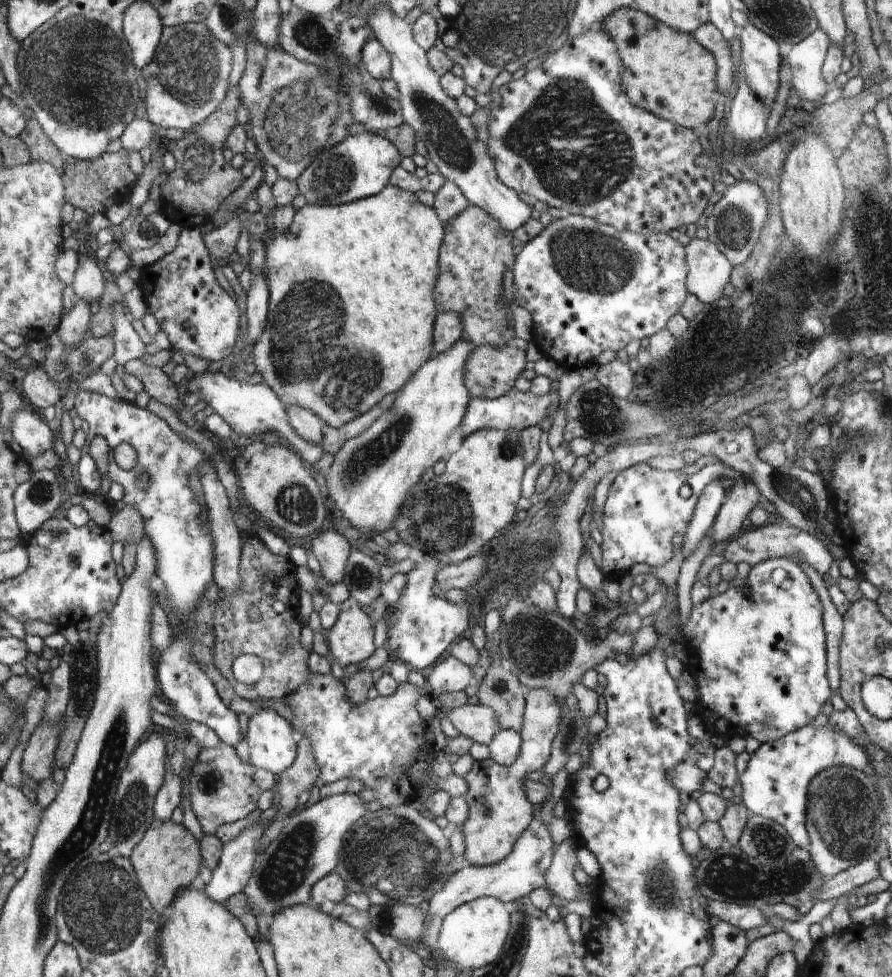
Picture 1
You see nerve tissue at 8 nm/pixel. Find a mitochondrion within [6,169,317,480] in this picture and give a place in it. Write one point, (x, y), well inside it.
(147, 231)

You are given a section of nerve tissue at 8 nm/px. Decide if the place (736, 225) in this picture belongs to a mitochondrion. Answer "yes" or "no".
yes

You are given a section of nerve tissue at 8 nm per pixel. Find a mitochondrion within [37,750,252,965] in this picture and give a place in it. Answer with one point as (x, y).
(103, 910)

